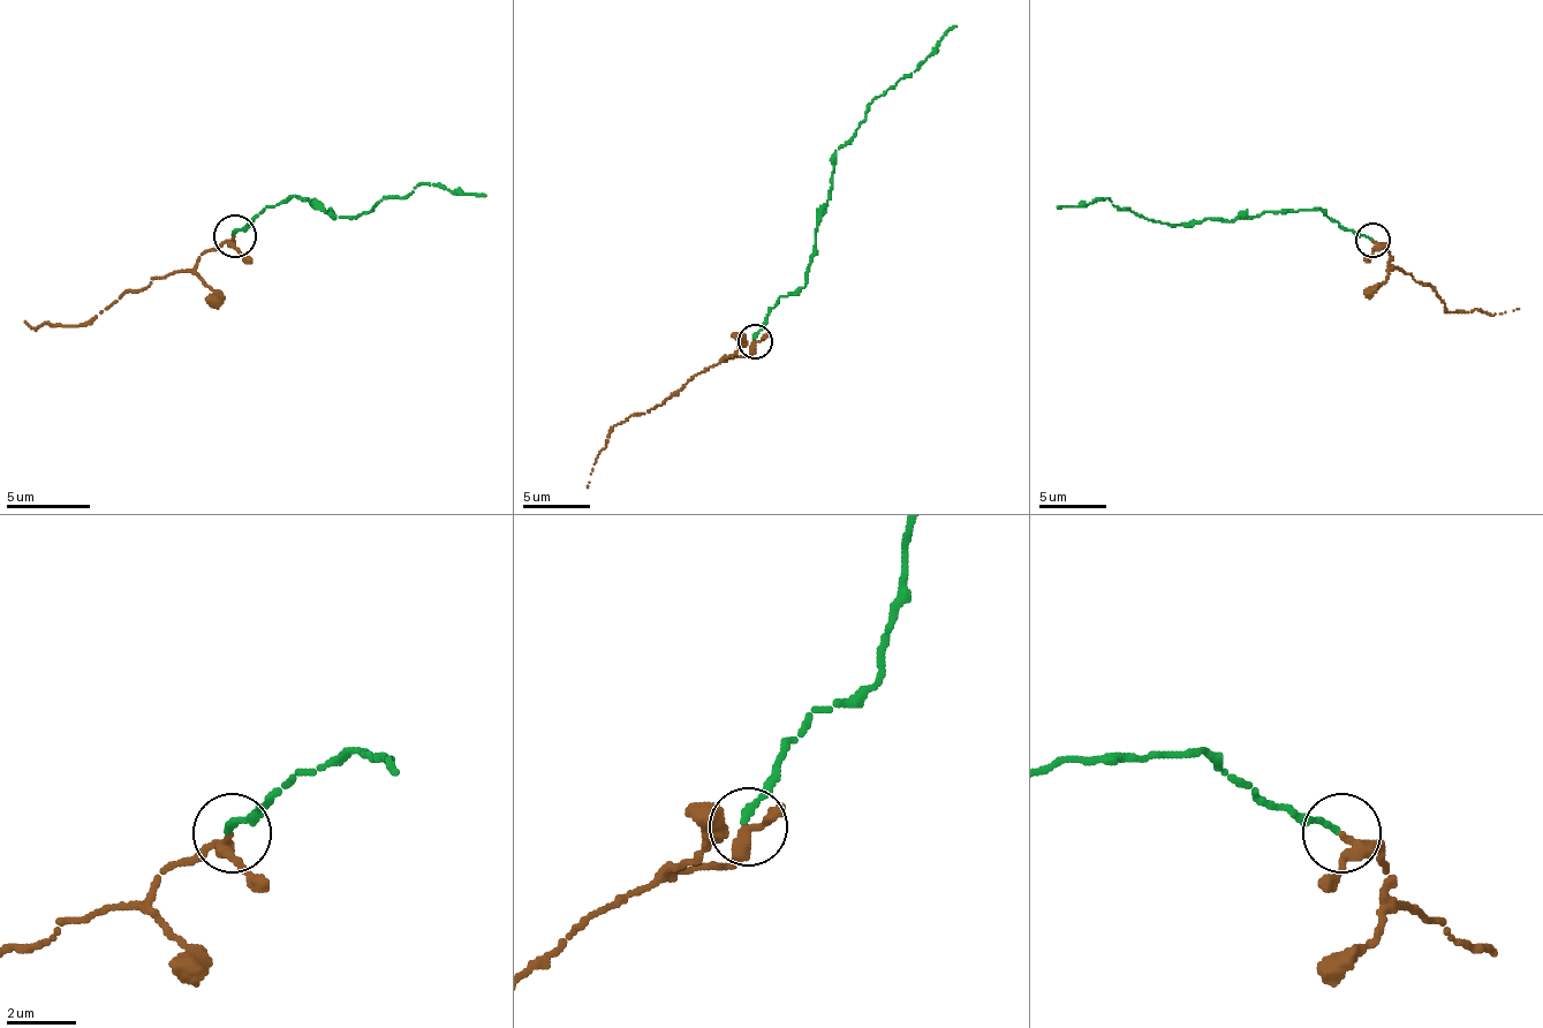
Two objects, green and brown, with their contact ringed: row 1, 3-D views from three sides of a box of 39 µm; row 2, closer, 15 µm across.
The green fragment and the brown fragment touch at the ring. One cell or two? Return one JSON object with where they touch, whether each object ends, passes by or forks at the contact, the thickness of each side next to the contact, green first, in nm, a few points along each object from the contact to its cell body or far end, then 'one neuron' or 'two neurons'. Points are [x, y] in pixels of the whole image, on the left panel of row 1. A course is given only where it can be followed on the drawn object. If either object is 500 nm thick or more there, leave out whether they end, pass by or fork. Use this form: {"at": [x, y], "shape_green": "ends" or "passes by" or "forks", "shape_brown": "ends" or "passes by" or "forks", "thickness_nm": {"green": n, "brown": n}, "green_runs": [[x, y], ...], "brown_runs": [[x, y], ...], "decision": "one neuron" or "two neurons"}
{"at": [234, 235], "shape_green": "ends", "shape_brown": "passes by", "thickness_nm": {"green": 190, "brown": 240}, "green_runs": [[233, 236], [258, 211], [296, 199], [334, 216], [406, 199], [422, 182], [485, 195]], "brown_runs": [[233, 236], [199, 262], [141, 292], [125, 292], [95, 316], [78, 325], [45, 320], [37, 329], [24, 320]], "decision": "one neuron"}

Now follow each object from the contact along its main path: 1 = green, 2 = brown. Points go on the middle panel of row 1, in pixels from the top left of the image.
1: (754, 340), (774, 303), (804, 287), (818, 210), (827, 199), (834, 152), (868, 106), (955, 25)
2: (754, 340), (747, 357), (727, 357), (643, 414), (630, 414), (597, 458), (587, 488)

